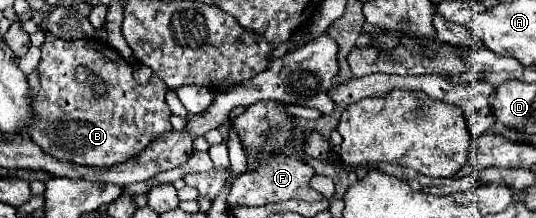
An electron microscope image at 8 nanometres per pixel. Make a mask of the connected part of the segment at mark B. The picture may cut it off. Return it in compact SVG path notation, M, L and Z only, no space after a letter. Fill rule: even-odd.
M49 32L45 36L47 40L41 46L43 54L39 62L41 90L33 102L35 112L33 112L33 122L29 124L29 136L47 154L51 154L57 160L67 160L81 166L115 166L131 158L137 158L141 150L145 150L155 138L159 138L159 134L171 132L171 122L169 122L171 112L165 104L167 86L163 86L163 80L151 76L147 84L139 84L133 78L133 66L105 42L61 40ZM73 66L85 66L89 72L97 74L103 80L103 84L109 86L107 94L95 96L89 84L83 84L77 78L73 78Z

